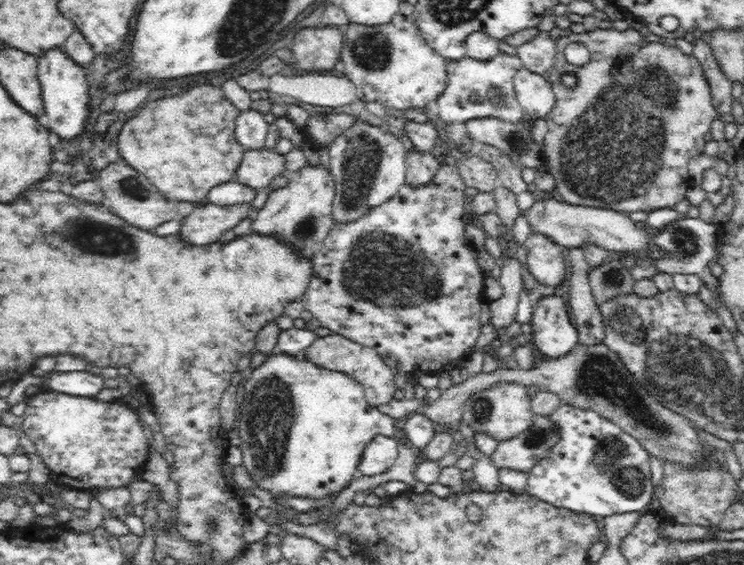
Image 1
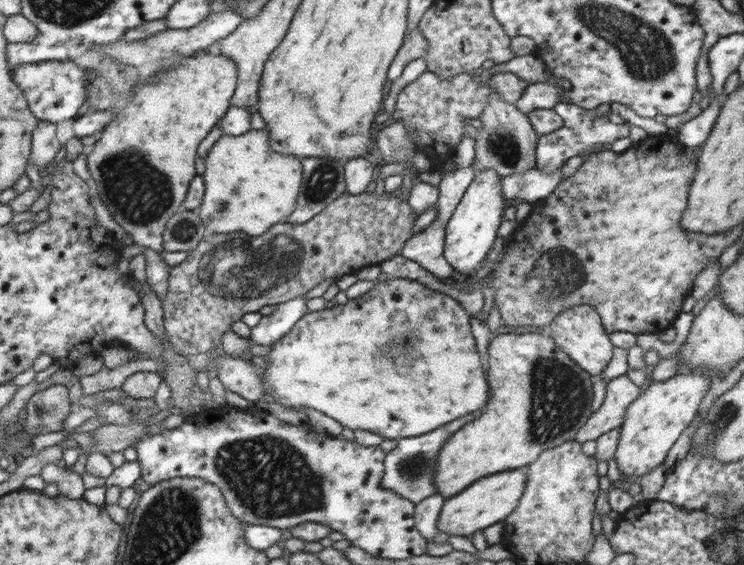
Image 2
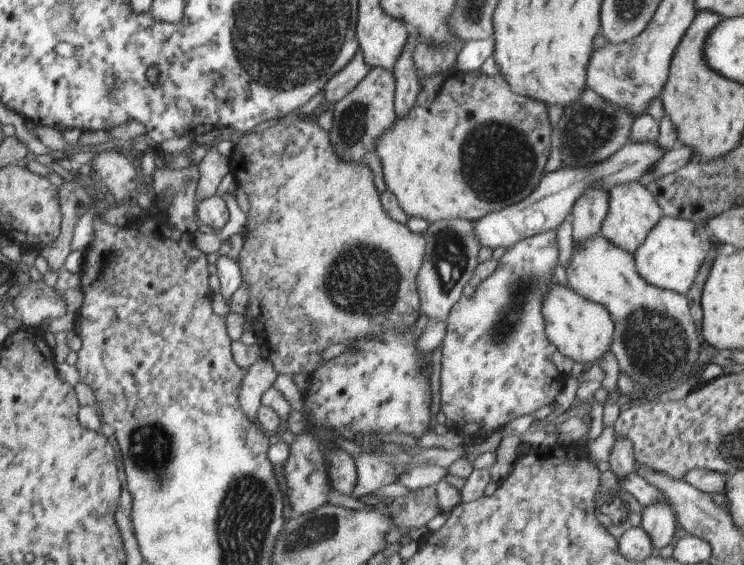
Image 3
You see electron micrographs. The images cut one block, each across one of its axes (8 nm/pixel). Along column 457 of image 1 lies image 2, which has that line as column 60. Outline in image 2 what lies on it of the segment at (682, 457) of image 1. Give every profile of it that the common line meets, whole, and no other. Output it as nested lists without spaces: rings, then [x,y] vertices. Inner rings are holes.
[[[55,385],[44,389],[30,399],[26,410],[26,424],[30,432],[46,434],[64,430],[64,422],[74,412],[68,386]]]

